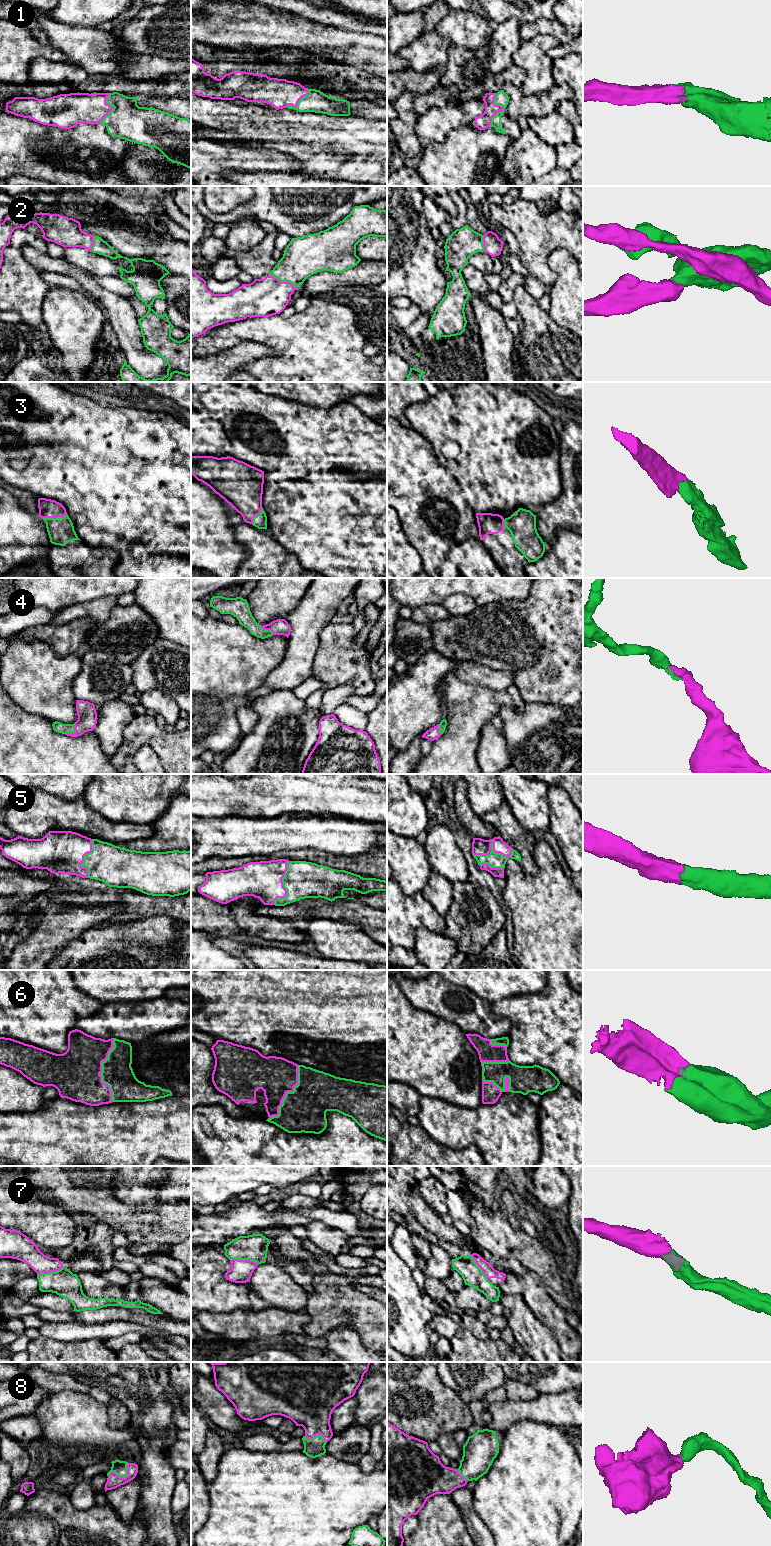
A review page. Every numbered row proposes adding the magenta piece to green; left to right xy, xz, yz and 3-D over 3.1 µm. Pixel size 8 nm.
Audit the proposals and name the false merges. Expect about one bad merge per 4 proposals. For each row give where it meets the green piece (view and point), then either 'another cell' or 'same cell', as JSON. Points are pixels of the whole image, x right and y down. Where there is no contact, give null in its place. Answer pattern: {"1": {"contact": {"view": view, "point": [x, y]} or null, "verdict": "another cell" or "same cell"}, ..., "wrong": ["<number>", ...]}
{"1": {"contact": {"view": "yz", "point": [503, 108]}, "verdict": "same cell"}, "2": {"contact": {"view": "xz", "point": [282, 281]}, "verdict": "same cell"}, "3": {"contact": {"view": "xy", "point": [54, 518]}, "verdict": "same cell"}, "4": {"contact": {"view": "xy", "point": [73, 732]}, "verdict": "same cell"}, "5": {"contact": {"view": "yz", "point": [494, 852]}, "verdict": "same cell"}, "6": {"contact": {"view": "xy", "point": [102, 1071]}, "verdict": "same cell"}, "7": {"contact": {"view": "xz", "point": [244, 1259]}, "verdict": "same cell"}, "8": {"contact": {"view": "xy", "point": [122, 1476]}, "verdict": "same cell"}, "wrong": []}

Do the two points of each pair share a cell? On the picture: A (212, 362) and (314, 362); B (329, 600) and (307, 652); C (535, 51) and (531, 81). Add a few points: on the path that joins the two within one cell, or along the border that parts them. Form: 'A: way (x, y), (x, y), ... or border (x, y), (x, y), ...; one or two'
A: border (273, 356), (253, 360), (242, 368); two
B: way (316, 613), (307, 622), (307, 639); one
C: way (535, 58), (535, 74); one

